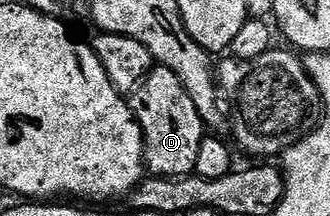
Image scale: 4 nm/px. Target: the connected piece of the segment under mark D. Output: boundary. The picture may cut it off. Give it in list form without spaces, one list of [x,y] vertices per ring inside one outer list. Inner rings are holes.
[[[152,67],[142,84],[130,93],[129,103],[143,135],[143,163],[152,176],[190,176],[197,166],[197,150],[205,135],[205,125],[193,98],[181,86],[173,70]]]

